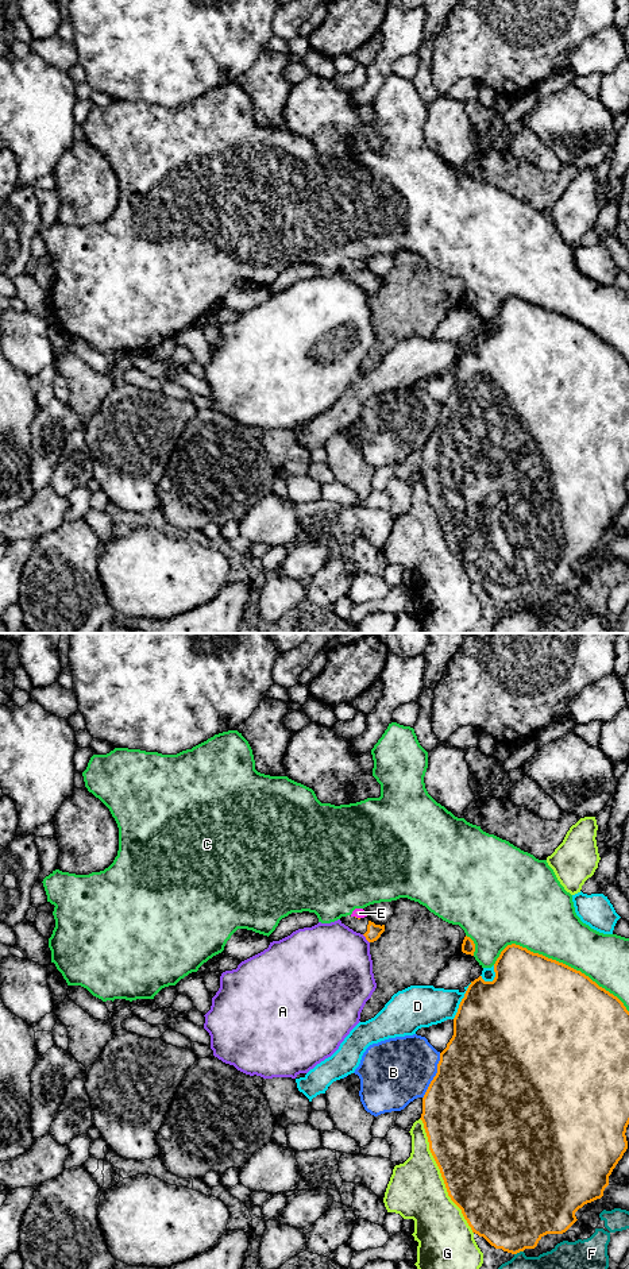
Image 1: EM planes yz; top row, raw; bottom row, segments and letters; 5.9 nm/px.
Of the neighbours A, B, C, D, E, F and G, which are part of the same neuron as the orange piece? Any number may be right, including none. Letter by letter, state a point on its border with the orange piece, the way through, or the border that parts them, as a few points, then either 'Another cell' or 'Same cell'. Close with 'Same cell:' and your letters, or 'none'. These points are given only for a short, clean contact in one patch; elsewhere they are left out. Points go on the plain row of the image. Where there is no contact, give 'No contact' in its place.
A: Touches orange at yz (366, 290). Another cell
B: Touches orange at yz (435, 428). Another cell
C: Touches orange at yz (560, 315). Another cell
D: Touches orange at yz (462, 353). Another cell
E: Touches orange at yz (358, 270). Boundary: yz (355, 267), (359, 270). Another cell
F: Touches orange at yz (518, 604). Another cell
G: Touches orange at yz (442, 528). Another cell
Same cell: none

